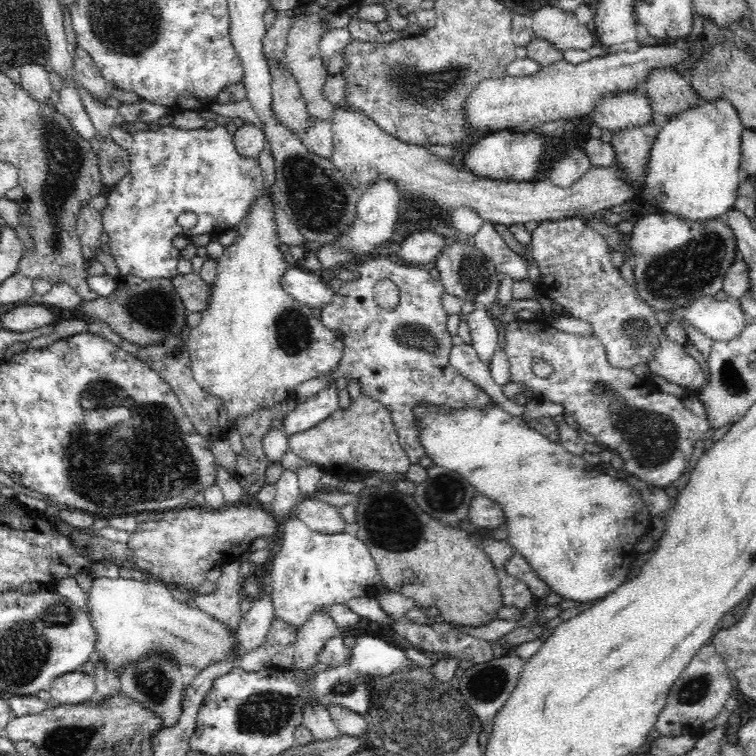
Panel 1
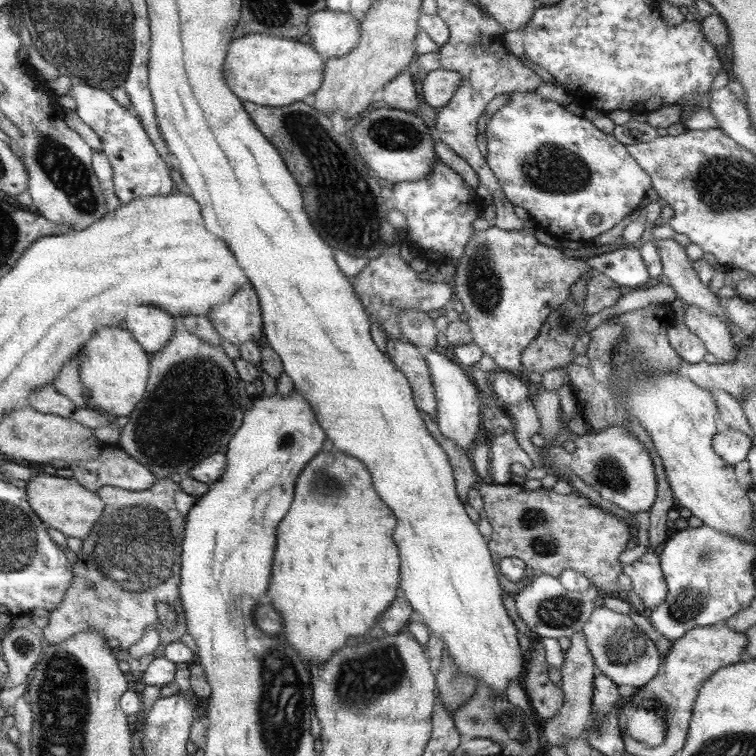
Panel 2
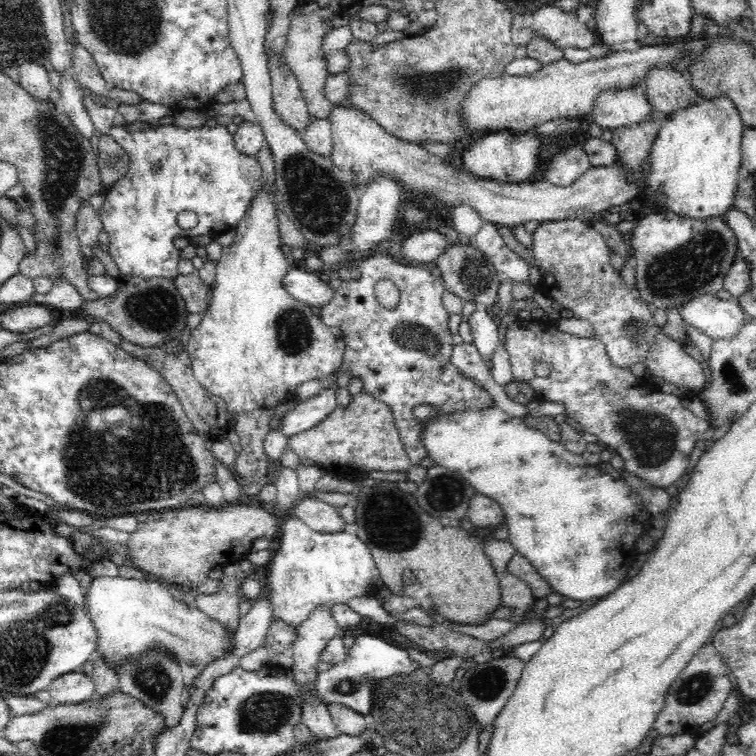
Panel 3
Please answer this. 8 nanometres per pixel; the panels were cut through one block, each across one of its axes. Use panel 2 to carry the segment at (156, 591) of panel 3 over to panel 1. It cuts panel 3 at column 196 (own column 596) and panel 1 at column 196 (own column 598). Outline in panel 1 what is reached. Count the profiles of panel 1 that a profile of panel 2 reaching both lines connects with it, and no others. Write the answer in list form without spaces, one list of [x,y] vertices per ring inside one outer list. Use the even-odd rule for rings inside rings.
[[[94,578],[90,592],[90,618],[98,634],[96,660],[104,660],[116,676],[128,664],[140,662],[150,652],[162,652],[178,666],[204,670],[214,662],[226,660],[236,650],[236,638],[228,624],[210,618],[200,608],[188,608],[170,594],[170,586],[160,580],[126,580],[126,578]]]

